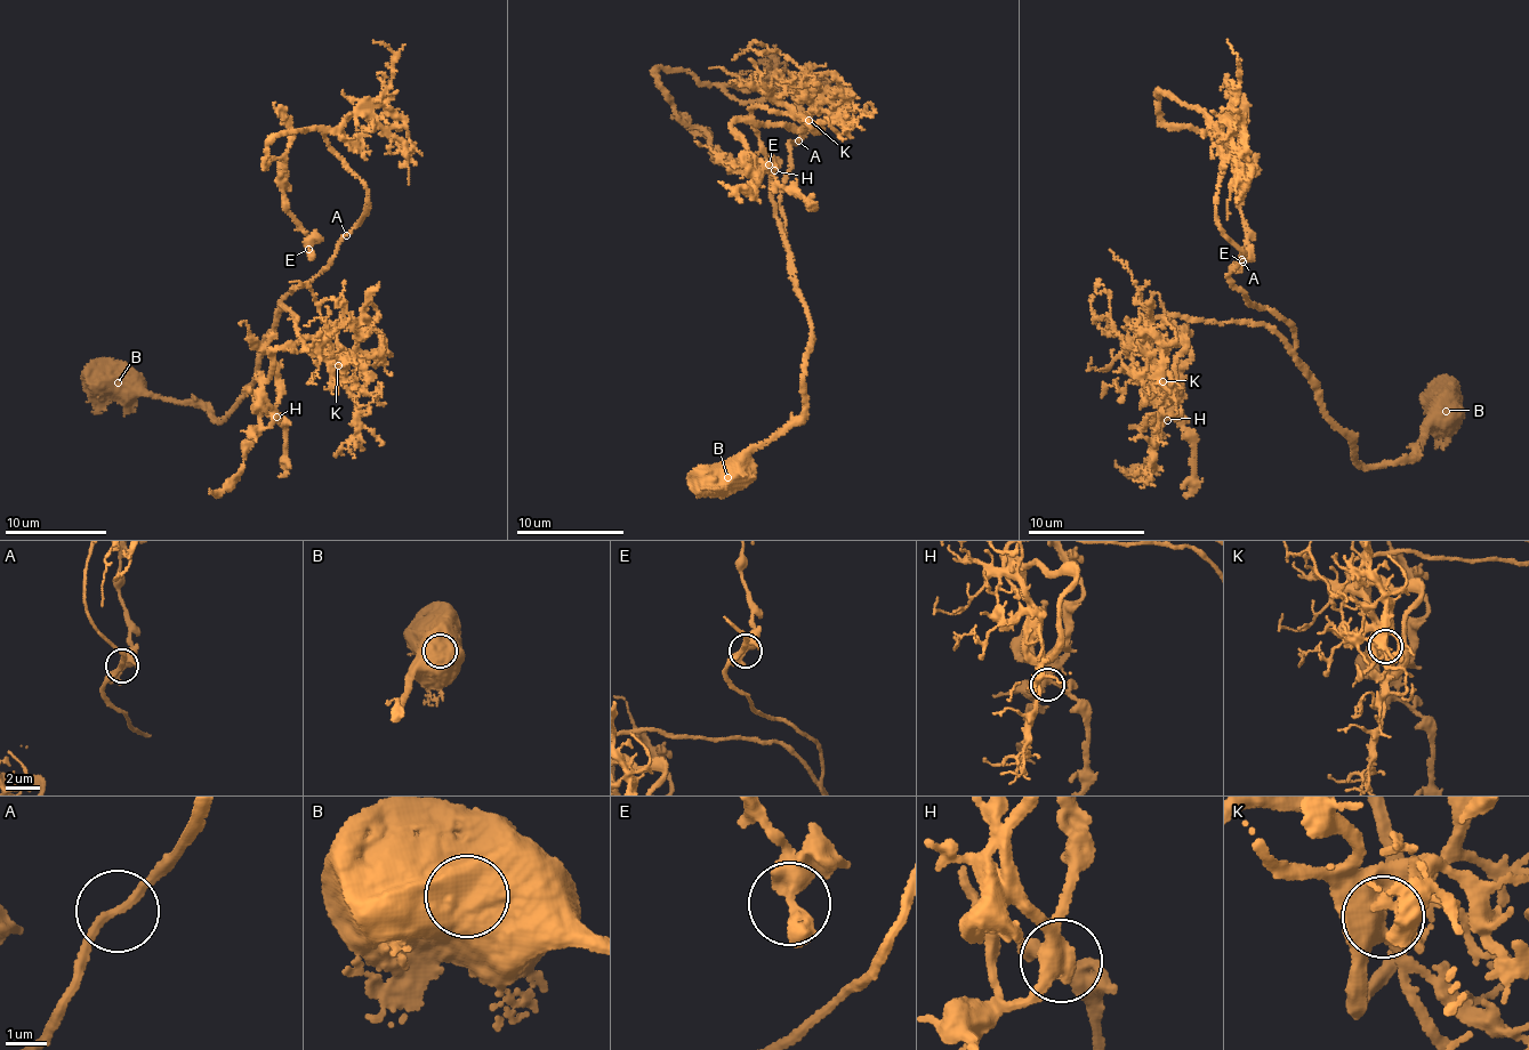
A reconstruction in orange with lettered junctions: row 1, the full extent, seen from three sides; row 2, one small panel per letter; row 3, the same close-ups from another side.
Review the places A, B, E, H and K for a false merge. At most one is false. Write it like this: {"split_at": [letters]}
{"split_at": ["B"]}

